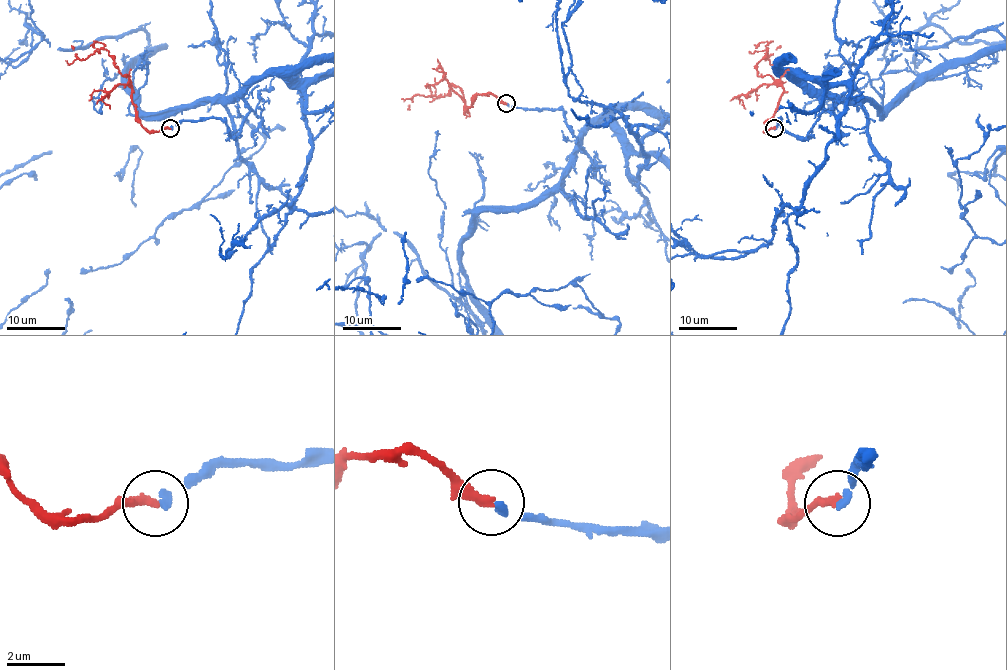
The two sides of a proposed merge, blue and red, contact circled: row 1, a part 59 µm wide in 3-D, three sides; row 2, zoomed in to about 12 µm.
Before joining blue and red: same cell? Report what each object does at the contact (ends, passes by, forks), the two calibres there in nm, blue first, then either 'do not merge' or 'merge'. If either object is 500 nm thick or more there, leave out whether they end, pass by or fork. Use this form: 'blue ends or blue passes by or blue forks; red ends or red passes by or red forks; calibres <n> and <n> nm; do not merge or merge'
blue ends; red ends; calibres 200 and 280 nm; merge

